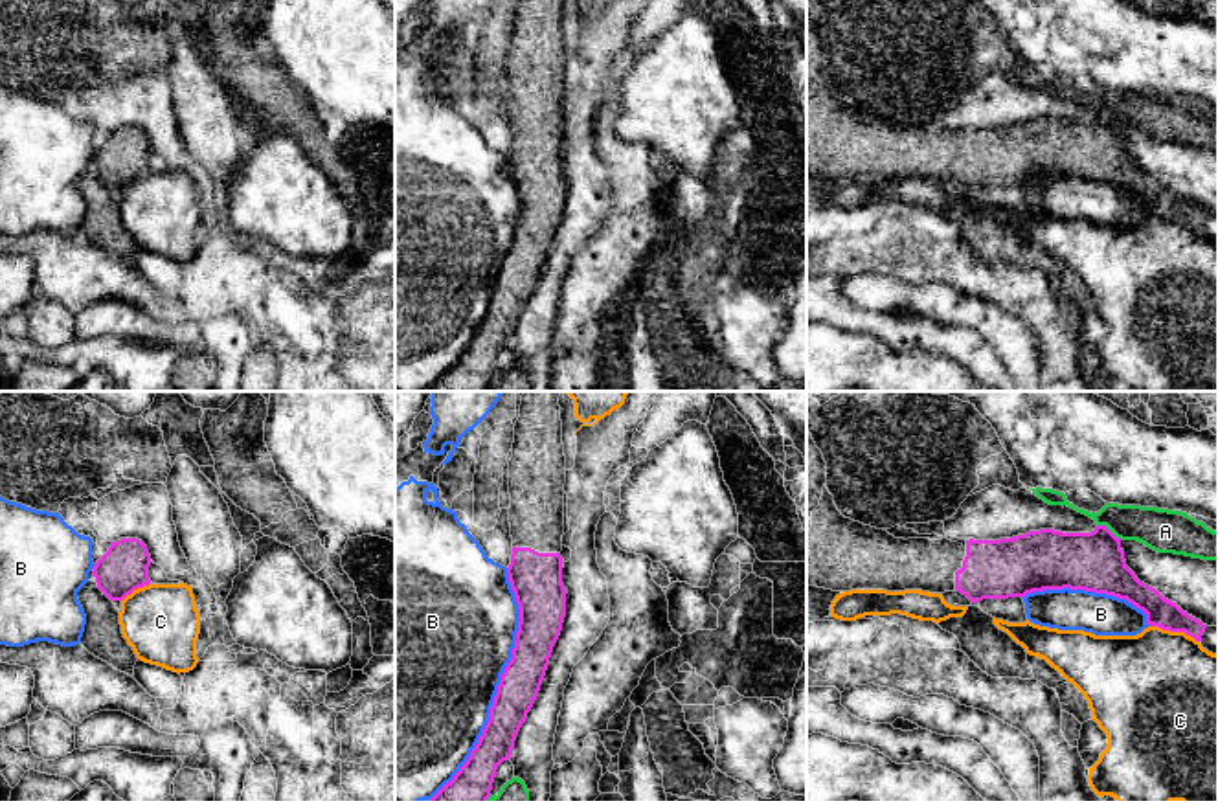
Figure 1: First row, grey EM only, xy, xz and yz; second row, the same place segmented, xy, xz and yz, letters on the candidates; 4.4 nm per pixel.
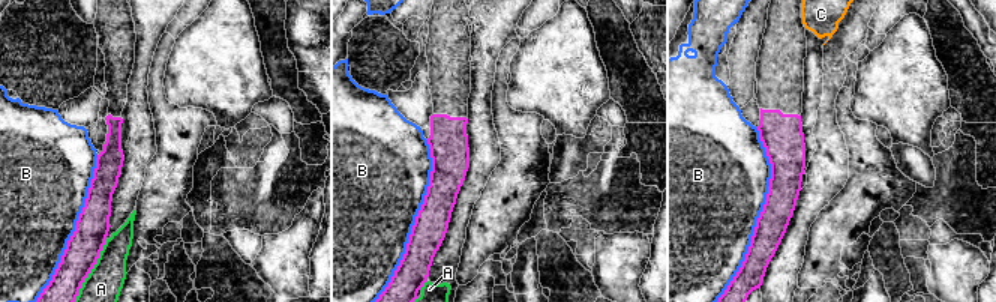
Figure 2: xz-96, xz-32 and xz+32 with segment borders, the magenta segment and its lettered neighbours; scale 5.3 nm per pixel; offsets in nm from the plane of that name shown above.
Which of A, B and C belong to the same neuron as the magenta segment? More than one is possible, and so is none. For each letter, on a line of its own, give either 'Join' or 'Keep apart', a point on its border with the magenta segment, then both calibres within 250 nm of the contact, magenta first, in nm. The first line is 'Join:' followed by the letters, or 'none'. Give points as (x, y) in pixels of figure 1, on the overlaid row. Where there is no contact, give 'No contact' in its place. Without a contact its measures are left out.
Join: none
A: Keep apart. Touches magenta at yz (1108, 530). Thickness 260 nm (magenta) against 190 nm
B: Keep apart. Touches magenta at xz (498, 686). Thickness 180 nm (magenta) against 500 nm
C: Keep apart. Touches magenta at yz (1176, 631). Thickness 130 nm (magenta) against 480 nm

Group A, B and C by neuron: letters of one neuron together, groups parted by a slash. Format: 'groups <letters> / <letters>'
groups A / B / C

